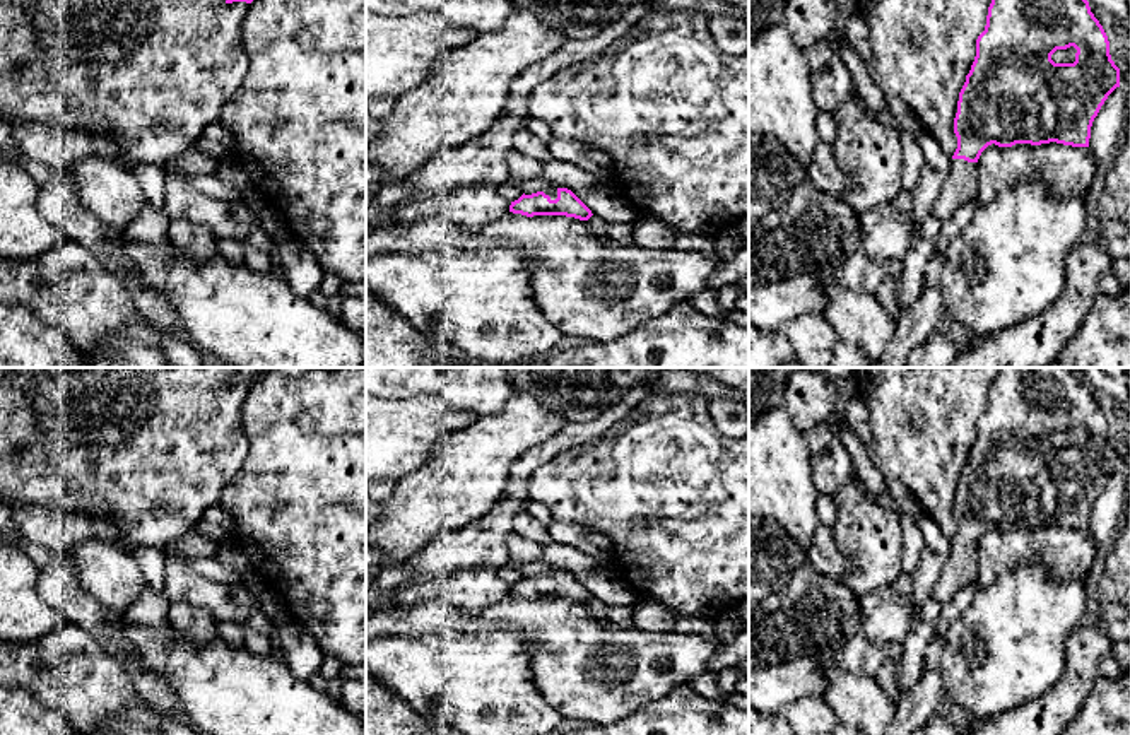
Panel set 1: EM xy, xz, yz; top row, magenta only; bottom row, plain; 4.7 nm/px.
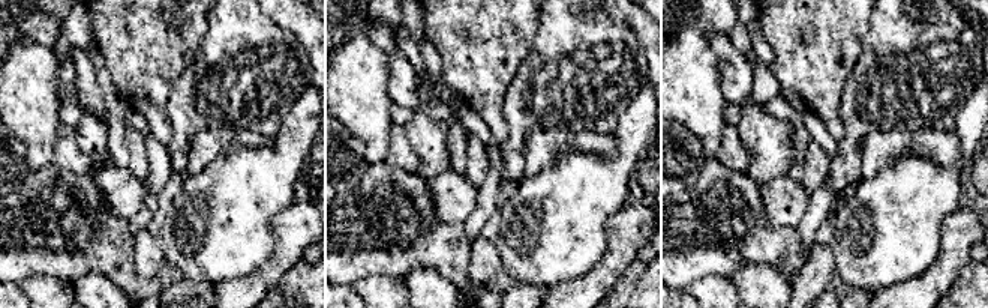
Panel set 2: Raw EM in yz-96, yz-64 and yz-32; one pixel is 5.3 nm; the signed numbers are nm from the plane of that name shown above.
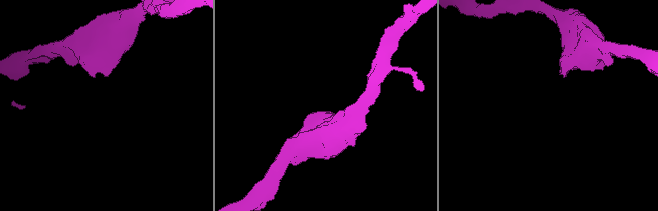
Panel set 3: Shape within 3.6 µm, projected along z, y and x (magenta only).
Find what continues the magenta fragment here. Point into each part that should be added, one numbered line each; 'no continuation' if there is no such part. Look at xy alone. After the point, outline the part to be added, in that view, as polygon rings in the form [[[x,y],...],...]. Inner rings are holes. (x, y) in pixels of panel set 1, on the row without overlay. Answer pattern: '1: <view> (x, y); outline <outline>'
no continuation

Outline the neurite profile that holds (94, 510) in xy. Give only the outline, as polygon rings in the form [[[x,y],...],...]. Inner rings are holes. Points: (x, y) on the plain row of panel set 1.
[[[103,501],[82,504],[75,511],[84,513],[84,514],[87,514],[91,518],[103,518],[103,520],[111,523],[111,511],[109,511],[109,508]]]

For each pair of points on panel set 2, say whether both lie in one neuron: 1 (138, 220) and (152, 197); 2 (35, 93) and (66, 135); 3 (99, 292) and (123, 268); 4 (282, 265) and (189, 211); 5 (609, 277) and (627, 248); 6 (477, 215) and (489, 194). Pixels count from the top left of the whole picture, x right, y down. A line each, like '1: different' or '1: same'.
1: same
2: different
3: different
4: different
5: same
6: same

